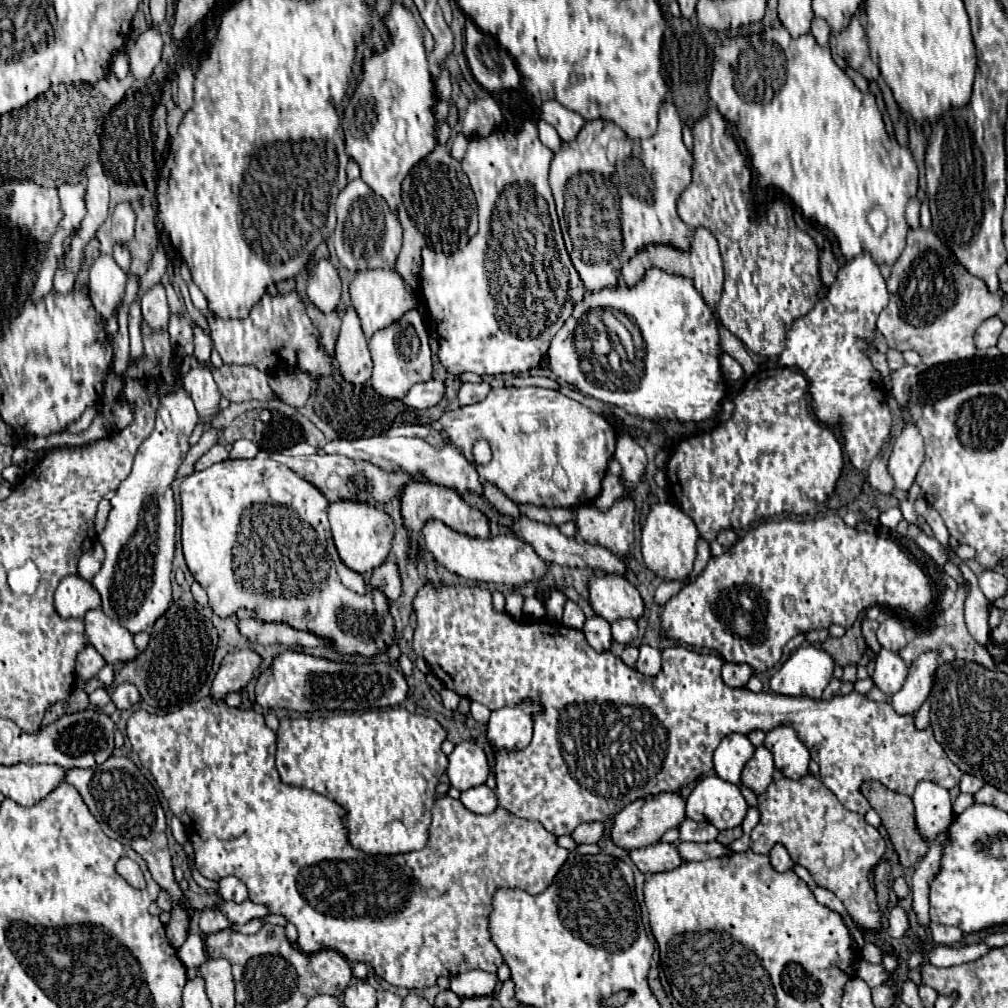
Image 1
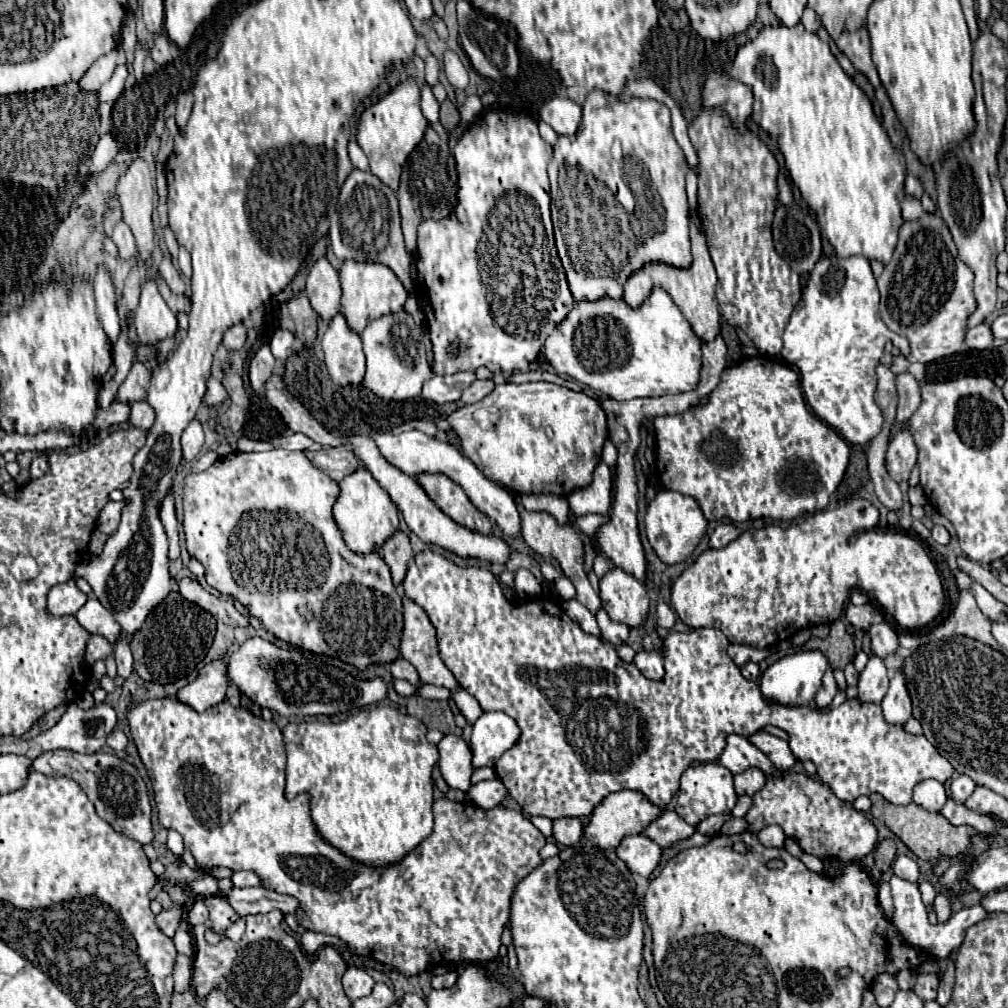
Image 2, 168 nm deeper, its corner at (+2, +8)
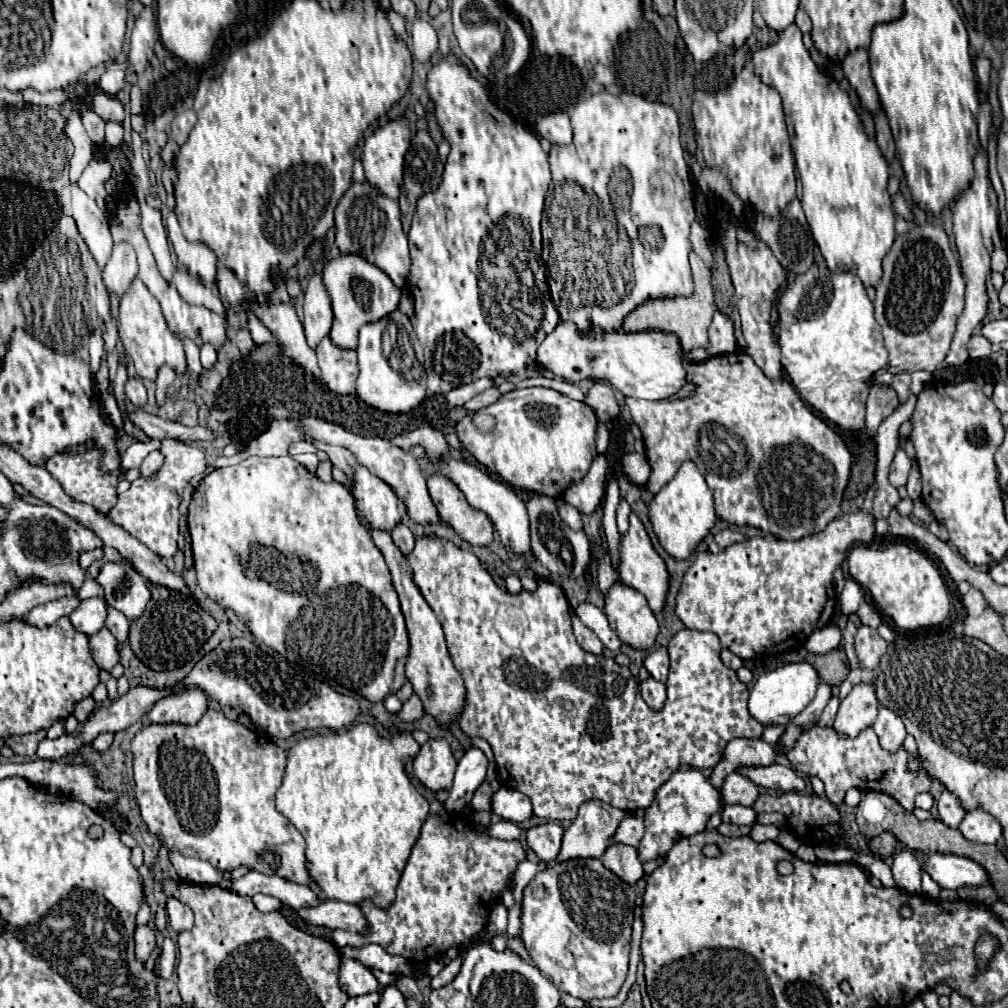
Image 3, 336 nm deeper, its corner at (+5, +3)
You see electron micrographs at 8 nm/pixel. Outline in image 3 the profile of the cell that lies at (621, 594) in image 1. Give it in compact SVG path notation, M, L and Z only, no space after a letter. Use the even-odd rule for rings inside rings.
M622 582L614 584L604 596L604 612L610 628L622 642L638 650L646 650L654 644L658 622L646 598L638 590Z

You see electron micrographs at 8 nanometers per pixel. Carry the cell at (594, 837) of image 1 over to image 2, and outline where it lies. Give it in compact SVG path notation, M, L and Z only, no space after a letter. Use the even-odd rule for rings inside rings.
M565 817L553 821L553 839L559 845L575 845L581 839L583 823L577 817Z

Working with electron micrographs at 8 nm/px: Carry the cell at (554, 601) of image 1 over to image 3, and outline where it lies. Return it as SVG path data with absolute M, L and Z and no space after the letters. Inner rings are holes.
M580 602L576 608L574 608L576 616L590 628L594 630L594 634L602 640L602 644L612 650L612 652L618 652L622 642L620 638L616 636L616 632L608 626L608 620L604 616L604 612L600 608L596 608L592 602Z

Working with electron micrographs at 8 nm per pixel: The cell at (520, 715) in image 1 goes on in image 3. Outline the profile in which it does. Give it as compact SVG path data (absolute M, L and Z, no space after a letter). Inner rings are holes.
M468 748L458 762L454 786L450 790L444 808L448 812L462 812L462 808L472 800L474 790L484 782L488 770L488 756L480 748Z

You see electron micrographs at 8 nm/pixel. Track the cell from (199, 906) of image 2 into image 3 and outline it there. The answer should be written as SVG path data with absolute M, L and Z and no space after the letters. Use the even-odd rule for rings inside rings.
M176 898L168 900L166 912L168 912L168 922L176 932L184 932L184 930L190 930L194 926L194 912L190 910L190 906L182 904Z

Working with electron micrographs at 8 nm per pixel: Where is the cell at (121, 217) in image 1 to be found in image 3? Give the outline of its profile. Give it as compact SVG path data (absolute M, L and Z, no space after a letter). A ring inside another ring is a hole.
M128 242L114 244L112 256L102 272L104 286L108 288L108 292L116 292L118 296L122 296L122 292L126 292L126 288L130 286L136 274L138 274L138 266L136 266L134 248Z

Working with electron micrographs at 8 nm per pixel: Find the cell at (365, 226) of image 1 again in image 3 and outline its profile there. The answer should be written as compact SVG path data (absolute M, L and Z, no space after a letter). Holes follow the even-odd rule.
M354 182L338 202L334 226L336 226L336 248L340 250L340 254L358 254L368 262L372 262L374 266L378 266L380 270L384 270L398 288L406 286L410 274L410 256L396 200L384 196L368 182L362 184Z

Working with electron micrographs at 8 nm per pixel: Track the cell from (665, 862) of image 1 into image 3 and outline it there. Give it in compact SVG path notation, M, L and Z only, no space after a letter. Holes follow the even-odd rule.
M612 844L602 856L606 868L610 868L616 876L626 880L628 884L636 884L644 876L644 866L638 858L638 848L628 844Z

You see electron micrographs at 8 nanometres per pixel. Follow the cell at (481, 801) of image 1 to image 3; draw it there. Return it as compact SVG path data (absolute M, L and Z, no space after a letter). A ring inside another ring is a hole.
M502 786L492 794L492 814L512 822L526 822L532 816L530 800L522 792Z

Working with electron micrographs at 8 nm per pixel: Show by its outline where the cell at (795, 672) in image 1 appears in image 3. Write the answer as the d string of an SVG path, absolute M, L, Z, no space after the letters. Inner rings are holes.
M808 662L786 664L786 666L778 668L778 670L762 674L756 680L756 684L750 690L748 710L760 724L766 724L766 726L786 724L794 716L798 716L814 700L818 682L820 682L820 678L818 678L818 672L816 672L816 668L812 664L808 664Z

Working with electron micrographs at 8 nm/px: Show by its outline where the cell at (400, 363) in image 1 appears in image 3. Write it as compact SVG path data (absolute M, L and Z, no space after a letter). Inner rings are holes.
M396 310L390 316L360 328L356 348L360 374L356 390L366 404L382 412L408 412L426 396L426 370L414 356L414 348L406 338L408 332L404 324L408 324L408 318Z

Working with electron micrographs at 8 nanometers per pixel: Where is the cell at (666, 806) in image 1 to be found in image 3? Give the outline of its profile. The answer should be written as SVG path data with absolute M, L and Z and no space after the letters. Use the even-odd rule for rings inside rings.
M602 800L582 804L576 820L564 832L558 860L570 858L602 858L618 830L618 824L628 816L626 810L614 808Z

